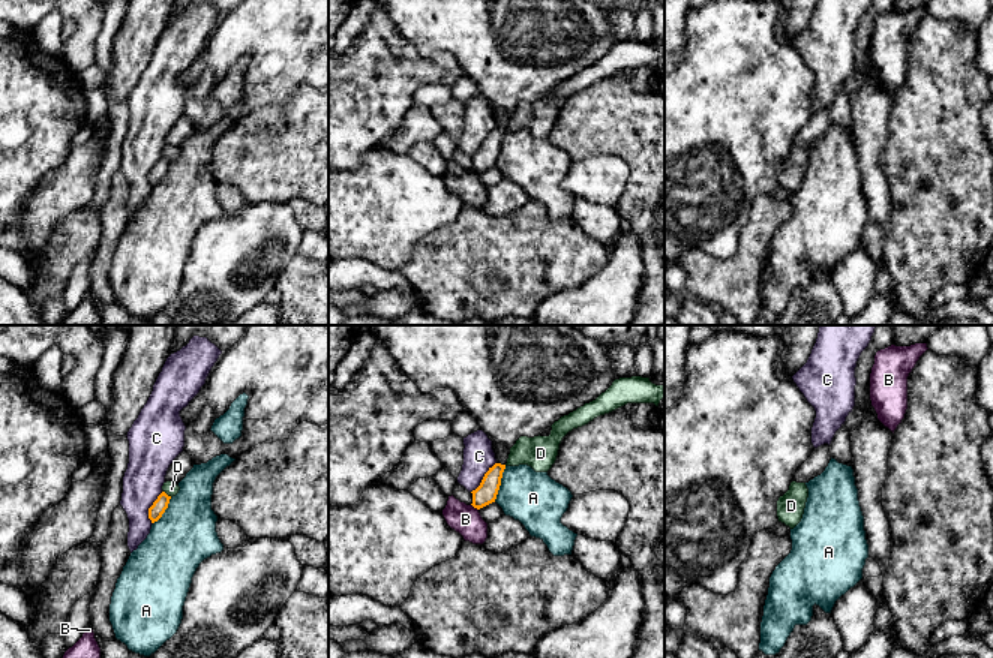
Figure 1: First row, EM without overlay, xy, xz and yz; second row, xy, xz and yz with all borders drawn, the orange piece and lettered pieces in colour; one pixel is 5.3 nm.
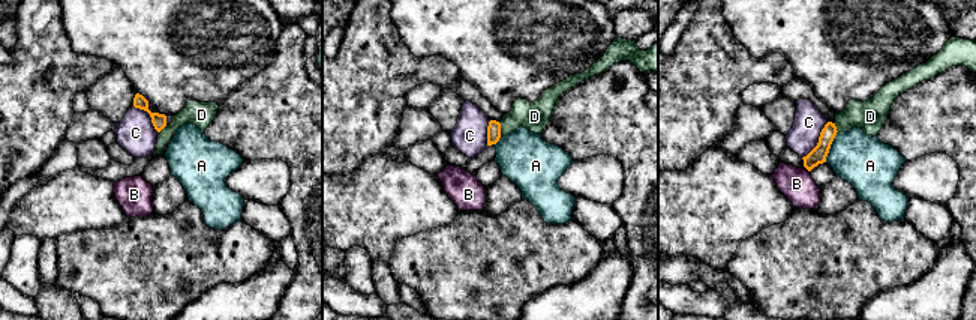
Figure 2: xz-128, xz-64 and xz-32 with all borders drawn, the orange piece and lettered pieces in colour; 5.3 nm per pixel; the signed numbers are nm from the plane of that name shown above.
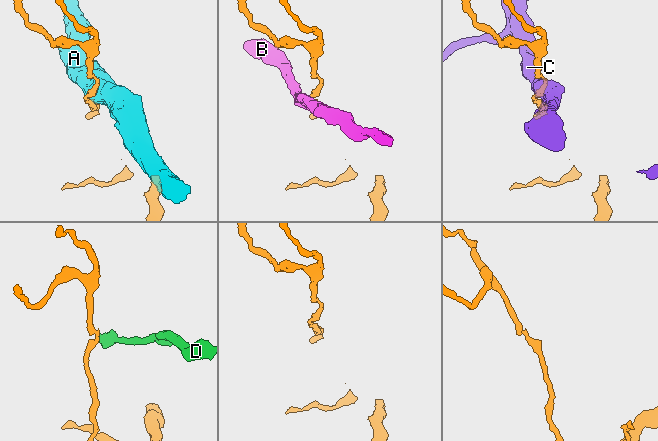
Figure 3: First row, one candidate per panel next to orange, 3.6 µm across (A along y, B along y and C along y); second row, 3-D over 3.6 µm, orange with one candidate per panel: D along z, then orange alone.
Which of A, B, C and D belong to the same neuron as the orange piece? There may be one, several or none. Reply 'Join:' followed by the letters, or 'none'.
Join: none

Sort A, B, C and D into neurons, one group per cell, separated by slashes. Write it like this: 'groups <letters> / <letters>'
groups A B / C / D

